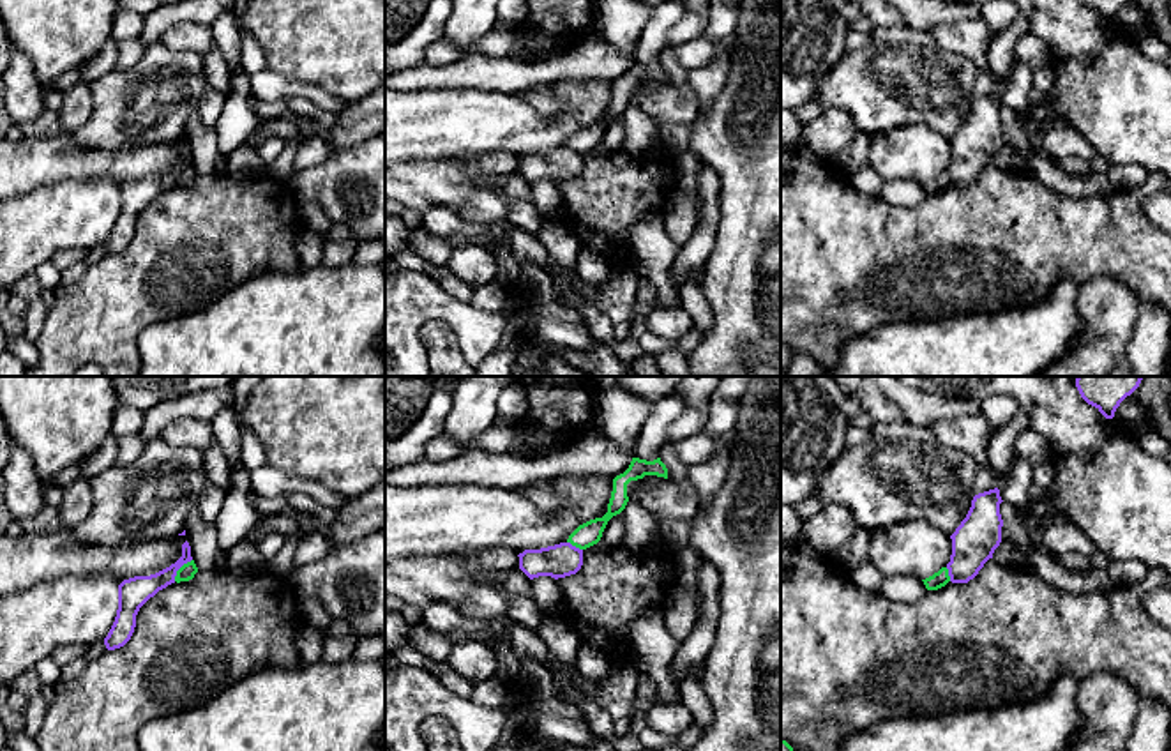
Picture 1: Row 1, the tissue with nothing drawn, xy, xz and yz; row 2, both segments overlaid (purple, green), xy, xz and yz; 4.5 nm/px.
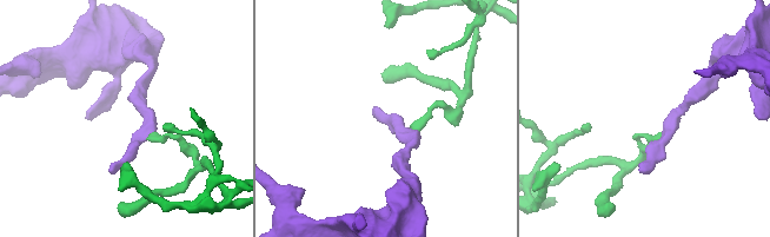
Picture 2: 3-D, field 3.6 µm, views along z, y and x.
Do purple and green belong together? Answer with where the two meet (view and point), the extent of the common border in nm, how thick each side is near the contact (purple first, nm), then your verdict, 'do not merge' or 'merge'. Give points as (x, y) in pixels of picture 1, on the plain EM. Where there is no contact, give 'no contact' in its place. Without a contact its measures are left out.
contact xy (179, 172); length 130 nm; calibres 140 and 70 nm; do not merge

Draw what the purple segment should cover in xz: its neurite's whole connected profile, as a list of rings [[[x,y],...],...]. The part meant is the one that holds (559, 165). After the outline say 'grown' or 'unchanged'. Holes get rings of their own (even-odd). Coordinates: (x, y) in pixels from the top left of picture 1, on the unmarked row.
[[[560,147],[540,154],[525,154],[519,173],[530,182],[551,180],[555,184],[576,178],[583,170],[583,154]]] | unchanged

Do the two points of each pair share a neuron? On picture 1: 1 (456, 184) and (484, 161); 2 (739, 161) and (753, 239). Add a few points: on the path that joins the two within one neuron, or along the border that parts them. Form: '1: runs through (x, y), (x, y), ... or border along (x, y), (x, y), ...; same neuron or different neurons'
1: border along (453, 159), (470, 170), (474, 182), (511, 174); different neurons
2: runs through (753, 181), (753, 219); same neuron

